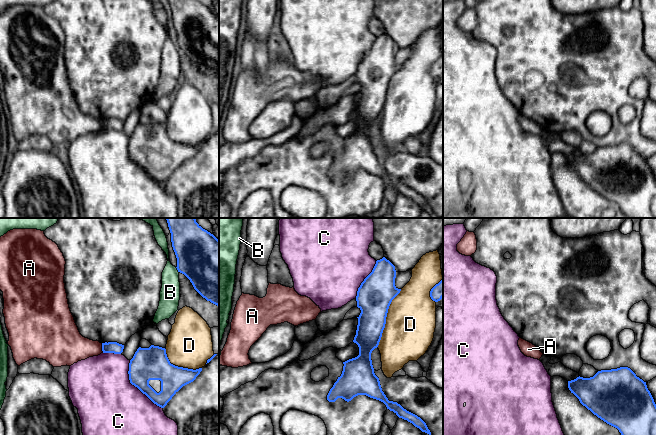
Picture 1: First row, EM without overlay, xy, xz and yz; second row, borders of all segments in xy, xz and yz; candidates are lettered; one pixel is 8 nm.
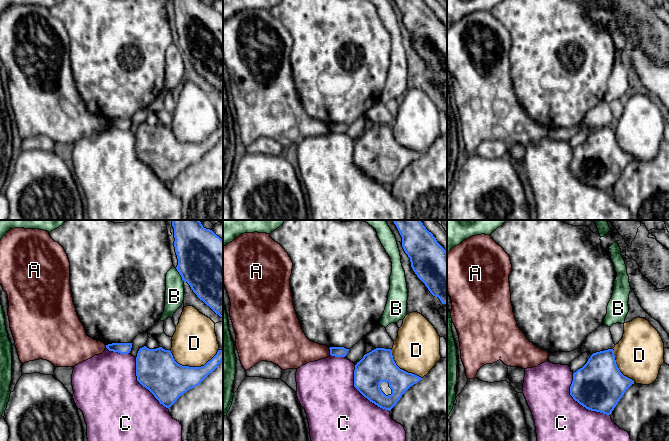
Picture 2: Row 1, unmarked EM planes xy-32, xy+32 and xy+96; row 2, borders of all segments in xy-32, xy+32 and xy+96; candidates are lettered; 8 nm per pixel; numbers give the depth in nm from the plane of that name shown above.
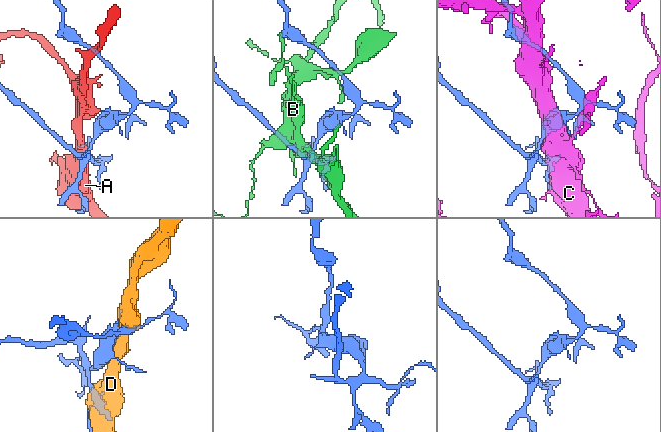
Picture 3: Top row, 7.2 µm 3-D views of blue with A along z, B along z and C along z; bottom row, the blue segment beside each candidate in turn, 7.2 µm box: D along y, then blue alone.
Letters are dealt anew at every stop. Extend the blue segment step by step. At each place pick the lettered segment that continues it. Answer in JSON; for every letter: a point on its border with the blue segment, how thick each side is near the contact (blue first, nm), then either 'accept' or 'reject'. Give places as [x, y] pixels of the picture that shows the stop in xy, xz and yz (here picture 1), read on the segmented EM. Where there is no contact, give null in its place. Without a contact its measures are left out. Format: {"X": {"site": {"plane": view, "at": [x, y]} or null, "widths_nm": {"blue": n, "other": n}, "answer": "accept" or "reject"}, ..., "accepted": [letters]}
{"A": {"site": {"plane": "xy", "at": [102, 347]}, "widths_nm": {"blue": 100, "other": 260}, "answer": "reject"}, "B": {"site": {"plane": "xy", "at": [177, 269]}, "widths_nm": {"blue": 400, "other": 160}, "answer": "reject"}, "C": {"site": {"plane": "xy", "at": [135, 386]}, "widths_nm": {"blue": 260, "other": 480}, "answer": "reject"}, "D": {"site": {"plane": "xz", "at": [385, 318]}, "widths_nm": {"blue": 280, "other": 400}, "answer": "reject"}, "accepted": []}

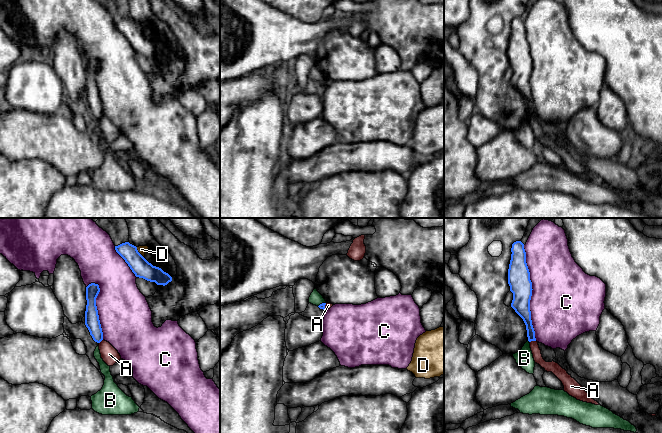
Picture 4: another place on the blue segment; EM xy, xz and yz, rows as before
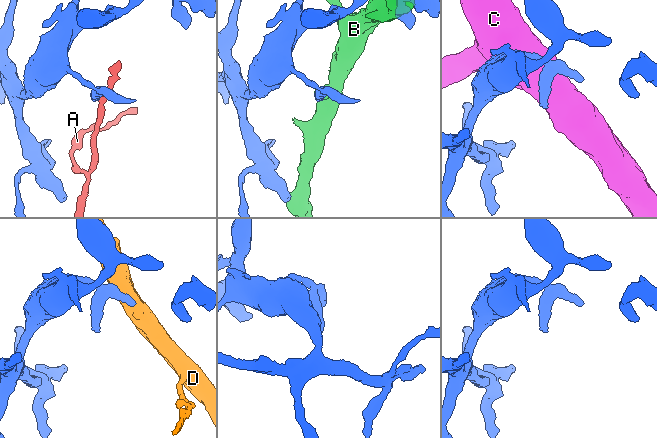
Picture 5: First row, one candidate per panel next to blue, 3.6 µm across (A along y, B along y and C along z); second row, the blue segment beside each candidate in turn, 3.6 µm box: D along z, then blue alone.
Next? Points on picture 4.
{"A": {"site": {"plane": "yz", "at": [532, 340]}, "widths_nm": {"blue": 100, "other": 80}, "answer": "reject"}, "B": {"site": {"plane": "xz", "at": [322, 303]}, "widths_nm": {"blue": 50, "other": 100}, "answer": "reject"}, "C": {"site": {"plane": "yz", "at": [531, 293]}, "widths_nm": {"blue": 180, "other": 500}, "answer": "reject"}, "D": {"site": {"plane": "xy", "at": [138, 252]}, "widths_nm": {"blue": 150, "other": 60}, "answer": "reject"}, "accepted": []}

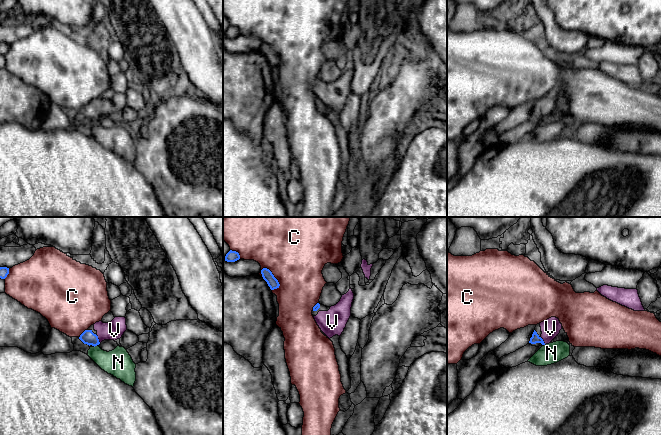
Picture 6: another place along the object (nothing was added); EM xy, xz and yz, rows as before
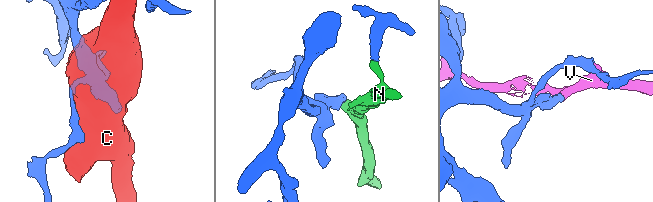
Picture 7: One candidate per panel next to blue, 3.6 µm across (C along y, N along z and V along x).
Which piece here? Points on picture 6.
{"C": {"site": {"plane": "xz", "at": [273, 275]}, "widths_nm": {"blue": 90, "other": 480}, "answer": "reject"}, "N": {"site": {"plane": "xy", "at": [95, 345]}, "widths_nm": {"blue": 110, "other": 220}, "answer": "reject"}, "V": {"site": {"plane": "xy", "at": [98, 339]}, "widths_nm": {"blue": 110, "other": 150}, "answer": "accept"}, "accepted": ["V"]}

